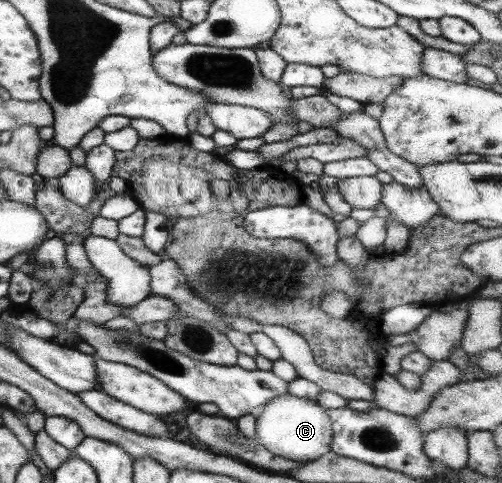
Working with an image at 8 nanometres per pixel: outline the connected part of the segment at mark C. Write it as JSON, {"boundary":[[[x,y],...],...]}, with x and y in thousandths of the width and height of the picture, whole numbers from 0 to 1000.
{"boundary":[[[568,814],[536,828],[510,857],[512,915],[540,938],[604,959],[659,936],[659,865],[649,847],[633,834]]]}

